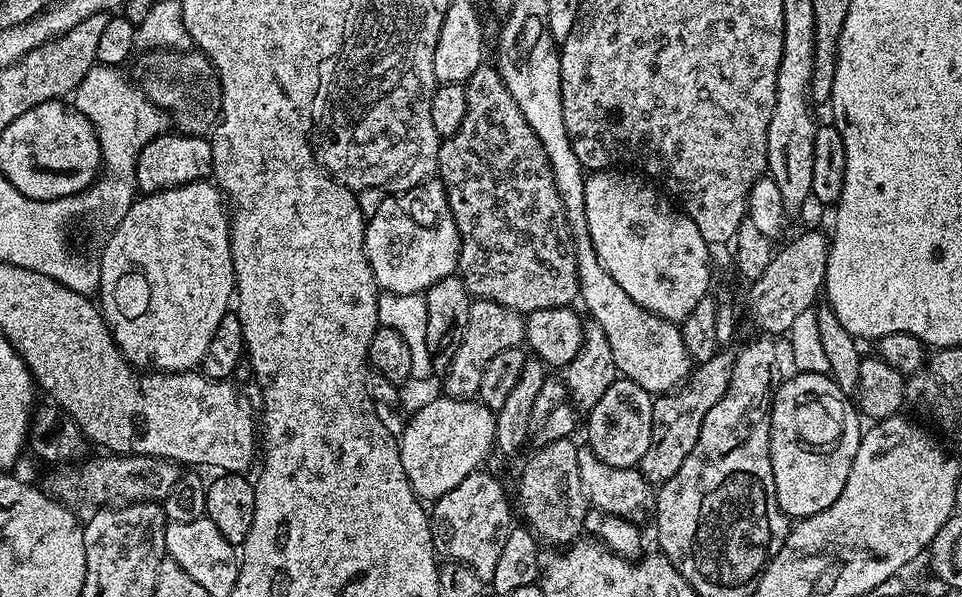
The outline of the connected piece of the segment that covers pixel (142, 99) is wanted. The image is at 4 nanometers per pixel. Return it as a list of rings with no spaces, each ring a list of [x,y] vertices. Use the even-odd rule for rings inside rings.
[[[96,75],[85,76],[81,84],[74,89],[75,111],[81,112],[86,119],[91,120],[97,129],[105,128],[106,131],[121,136],[125,146],[133,150],[143,148],[155,136],[161,135],[163,113],[153,109],[147,95],[137,85],[136,89],[124,76]]]

